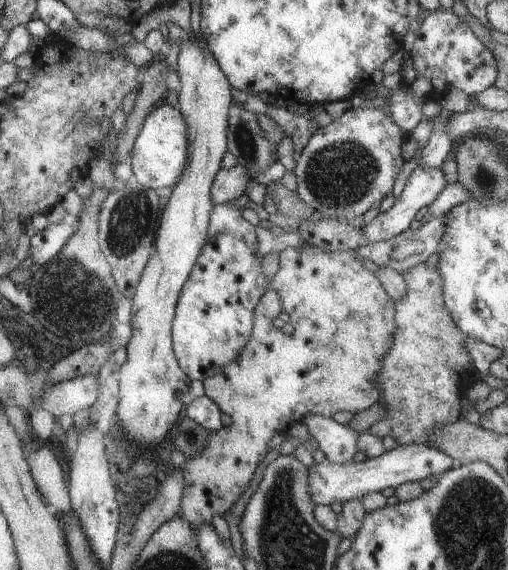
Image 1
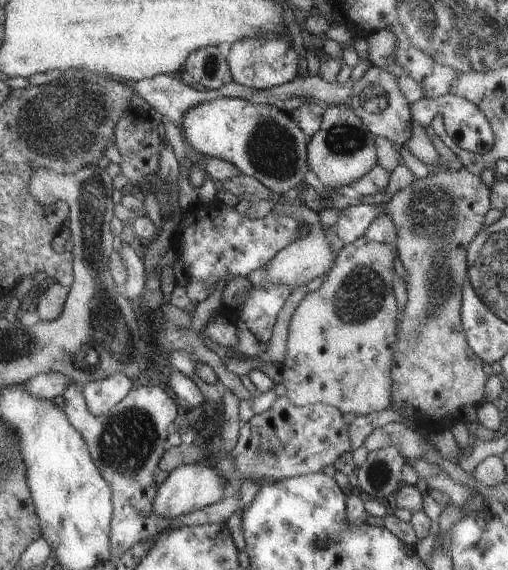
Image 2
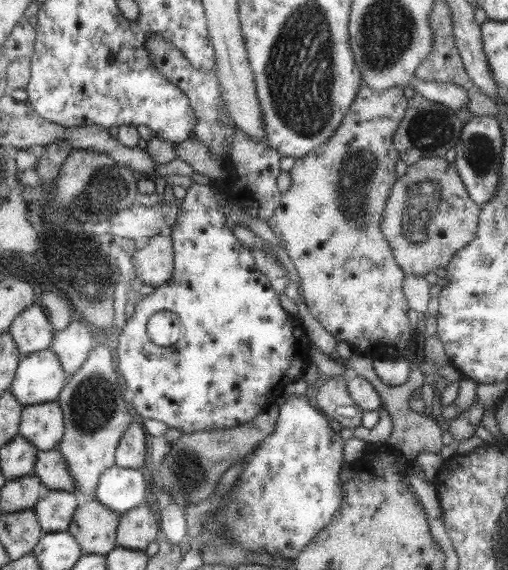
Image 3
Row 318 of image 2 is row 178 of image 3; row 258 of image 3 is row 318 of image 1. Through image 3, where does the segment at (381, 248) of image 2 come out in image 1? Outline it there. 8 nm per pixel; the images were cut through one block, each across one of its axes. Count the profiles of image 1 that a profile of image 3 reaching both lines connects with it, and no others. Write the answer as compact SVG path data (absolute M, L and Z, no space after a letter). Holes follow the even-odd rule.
M303 245L301 248L292 248L292 247L285 247L283 250L280 251L278 254L278 269L275 271L275 274L272 276L270 280L270 286L269 288L275 290L277 294L279 295L282 311L287 313L287 316L289 316L289 324L291 326L291 330L288 334L285 334L283 331L279 329L269 330L269 332L263 332L263 330L255 330L255 328L252 328L249 340L246 342L246 345L240 350L239 356L235 360L232 360L230 363L227 363L216 375L213 375L212 377L209 377L208 379L202 380L202 385L204 386L204 395L207 396L207 398L210 398L218 407L221 412L224 412L225 414L228 414L231 417L231 423L228 426L222 426L221 428L218 428L216 431L210 432L207 435L206 438L206 445L199 454L196 454L193 456L193 458L186 459L181 465L180 465L180 471L182 472L183 482L182 482L182 491L181 496L179 499L178 506L181 507L181 512L183 513L182 517L183 520L185 520L187 523L190 524L190 526L195 529L196 527L199 527L201 525L209 525L211 522L211 517L215 515L222 516L231 508L232 504L243 494L243 491L247 488L247 484L249 484L249 481L251 478L253 478L253 472L255 472L255 468L257 468L257 464L261 462L262 458L269 452L267 441L273 436L273 434L277 433L283 433L286 432L287 429L295 422L303 423L307 415L319 415L323 418L329 418L332 417L335 413L338 413L339 411L343 411L349 414L355 414L356 412L361 412L362 410L365 410L368 406L371 406L373 403L377 403L380 400L382 388L376 383L376 376L378 375L378 372L380 371L383 357L385 356L385 353L389 350L389 347L393 344L393 337L394 337L394 328L396 327L396 324L394 323L394 300L384 291L384 288L381 286L381 283L379 282L379 279L374 275L372 272L369 272L362 263L363 258L358 255L357 252L355 252L354 249L347 249L343 252L329 252L329 251L322 251L320 248L317 248L313 245Z

